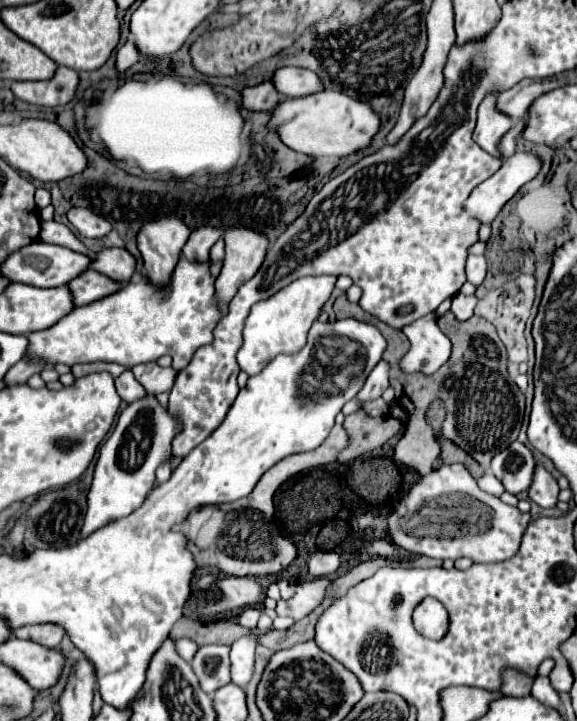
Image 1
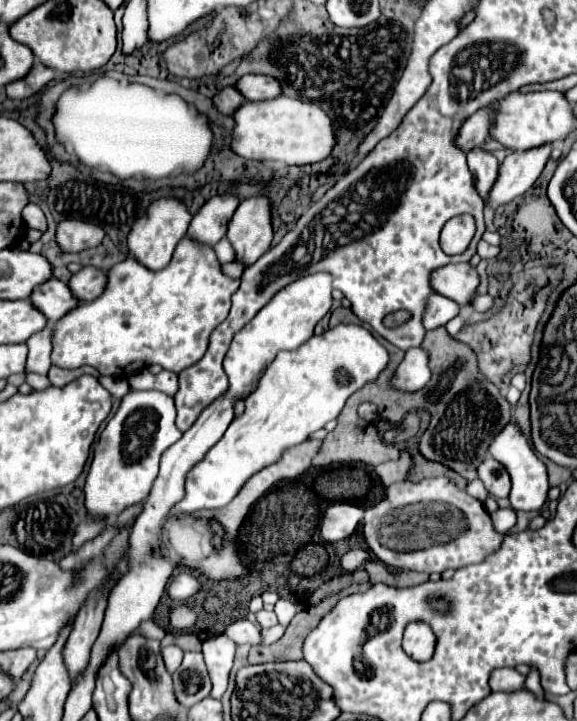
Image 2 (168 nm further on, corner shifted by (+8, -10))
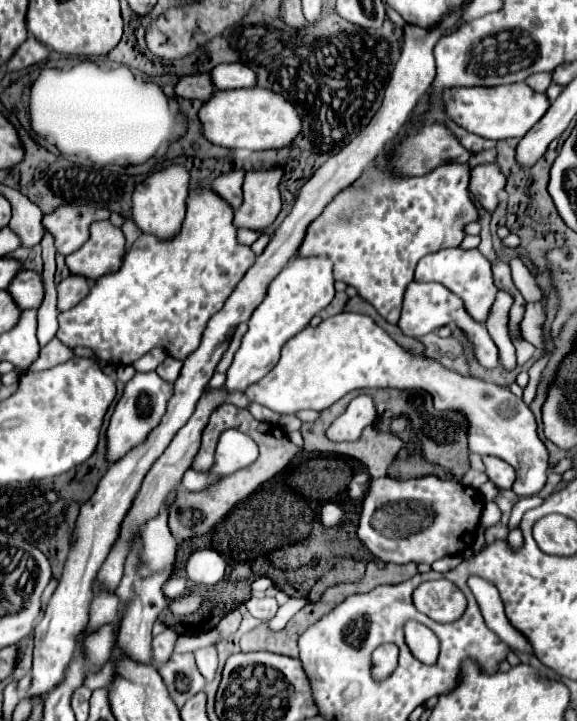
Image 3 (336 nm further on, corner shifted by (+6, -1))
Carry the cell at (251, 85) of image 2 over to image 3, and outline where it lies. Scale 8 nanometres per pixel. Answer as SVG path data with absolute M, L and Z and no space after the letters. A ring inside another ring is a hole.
M241 63L217 65L211 69L209 75L215 89L241 89L255 85L255 73Z

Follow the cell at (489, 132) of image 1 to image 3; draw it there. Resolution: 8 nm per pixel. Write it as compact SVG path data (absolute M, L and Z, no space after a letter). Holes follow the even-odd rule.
M491 163L491 165L479 165L471 171L471 183L469 189L481 209L487 213L493 213L499 205L499 193L505 187L505 175L501 169Z

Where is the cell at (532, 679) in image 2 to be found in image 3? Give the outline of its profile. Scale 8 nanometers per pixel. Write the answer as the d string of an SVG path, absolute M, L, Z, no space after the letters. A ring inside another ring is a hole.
M471 575L467 579L467 585L469 589L473 591L479 607L481 607L481 613L483 613L483 619L487 623L487 627L497 633L497 637L501 641L505 641L509 647L517 647L519 651L527 651L527 653L533 653L533 647L531 643L519 633L515 631L507 617L505 617L505 611L503 611L503 601L499 597L499 591L493 583L477 577L477 575Z

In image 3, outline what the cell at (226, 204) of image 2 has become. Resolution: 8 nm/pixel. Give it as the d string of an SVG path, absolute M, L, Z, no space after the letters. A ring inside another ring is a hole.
M235 169L235 171L229 171L229 173L221 175L221 177L217 177L211 183L211 187L213 187L215 193L219 193L223 199L227 199L233 209L239 209L241 201L243 201L243 191L241 191L243 177L245 177L245 171Z

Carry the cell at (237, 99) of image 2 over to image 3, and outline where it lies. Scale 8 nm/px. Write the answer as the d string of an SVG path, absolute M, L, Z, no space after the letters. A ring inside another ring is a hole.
M205 73L183 75L183 77L179 77L179 81L175 85L175 93L177 93L177 97L183 97L183 99L207 101L213 93L213 83L209 81L209 75L205 75Z

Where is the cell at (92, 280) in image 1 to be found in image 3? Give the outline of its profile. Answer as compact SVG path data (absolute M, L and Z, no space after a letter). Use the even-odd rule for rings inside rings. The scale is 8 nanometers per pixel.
M19 271L17 279L13 279L7 287L9 295L17 303L19 309L39 307L43 299L43 281L41 275L33 271Z

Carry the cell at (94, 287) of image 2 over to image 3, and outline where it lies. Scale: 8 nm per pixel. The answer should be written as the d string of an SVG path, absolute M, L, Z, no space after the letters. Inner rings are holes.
M69 275L57 285L57 309L67 311L75 307L85 293L89 293L89 283L85 277L79 275Z

